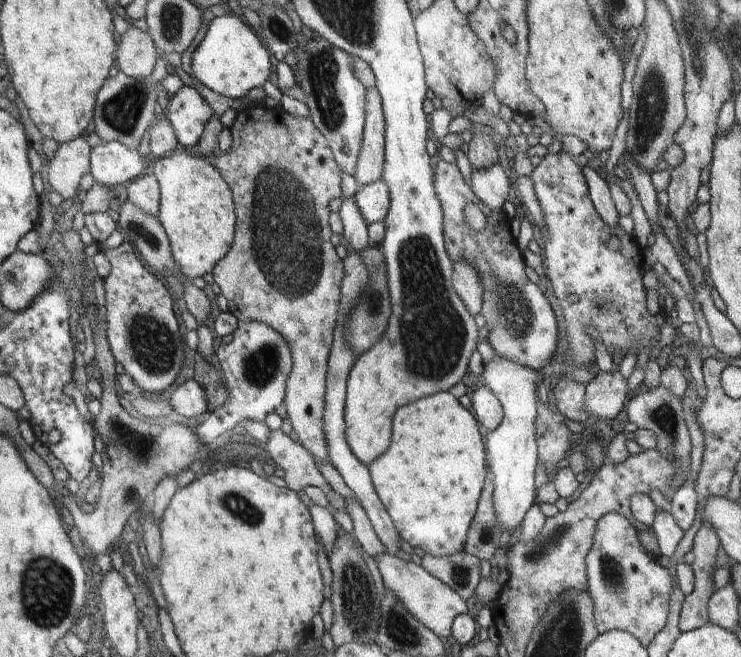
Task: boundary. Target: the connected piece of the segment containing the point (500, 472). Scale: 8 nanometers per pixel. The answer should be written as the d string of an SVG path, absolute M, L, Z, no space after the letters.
M494 355L490 362L484 364L483 386L488 387L497 396L503 408L503 419L500 426L489 432L486 438L487 461L489 469L493 474L493 501L498 520L503 530L508 530L510 535L515 528L524 520L528 509L535 503L536 487L534 487L534 470L538 463L537 440L535 435L535 420L537 419L537 395L536 389L540 385L538 371L529 366L521 365L519 362Z

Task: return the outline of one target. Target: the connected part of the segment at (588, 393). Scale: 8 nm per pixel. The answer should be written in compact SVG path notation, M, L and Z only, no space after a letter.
M616 368L612 372L600 371L585 384L585 411L601 419L613 419L624 406L629 394L627 380Z

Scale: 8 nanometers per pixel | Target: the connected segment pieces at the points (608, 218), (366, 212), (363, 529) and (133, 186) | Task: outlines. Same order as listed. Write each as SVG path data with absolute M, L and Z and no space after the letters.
M589 166L582 169L592 204L600 218L608 226L615 227L619 225L619 214L612 200L609 184L596 171L596 169Z
M382 180L362 185L356 194L356 204L367 225L382 222L390 206L388 187Z
M344 498L345 510L353 520L354 531L352 535L364 548L366 556L370 559L376 555L386 553L386 547L374 532L367 512L362 508L362 505L355 498Z
M144 173L136 177L127 186L127 199L155 219L159 213L161 192L158 181L153 174Z

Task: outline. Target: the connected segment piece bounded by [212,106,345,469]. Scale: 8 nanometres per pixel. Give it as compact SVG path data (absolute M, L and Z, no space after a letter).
M256 106L254 110L246 116L245 113L237 113L237 117L230 128L233 136L233 143L231 149L226 153L219 153L212 162L217 168L217 171L222 175L226 184L230 187L233 201L235 204L235 213L237 216L235 227L236 232L234 240L230 245L230 250L226 256L219 260L212 272L214 280L220 286L221 294L228 301L228 312L236 316L238 322L258 321L264 323L266 326L277 330L282 338L288 343L291 357L293 360L292 372L286 379L285 397L283 404L287 412L287 418L292 424L296 436L301 445L313 456L322 462L323 469L326 469L329 462L329 454L327 451L326 439L323 431L323 412L325 405L325 380L327 373L327 362L331 351L333 341L333 330L337 321L337 308L340 300L340 285L345 270L343 267L343 260L338 257L335 251L335 246L330 241L330 236L333 230L329 225L329 214L331 213L328 203L334 198L342 198L341 189L341 168L338 166L334 158L329 142L324 138L324 135L314 126L311 117L295 117L286 113L281 107L259 107Z

